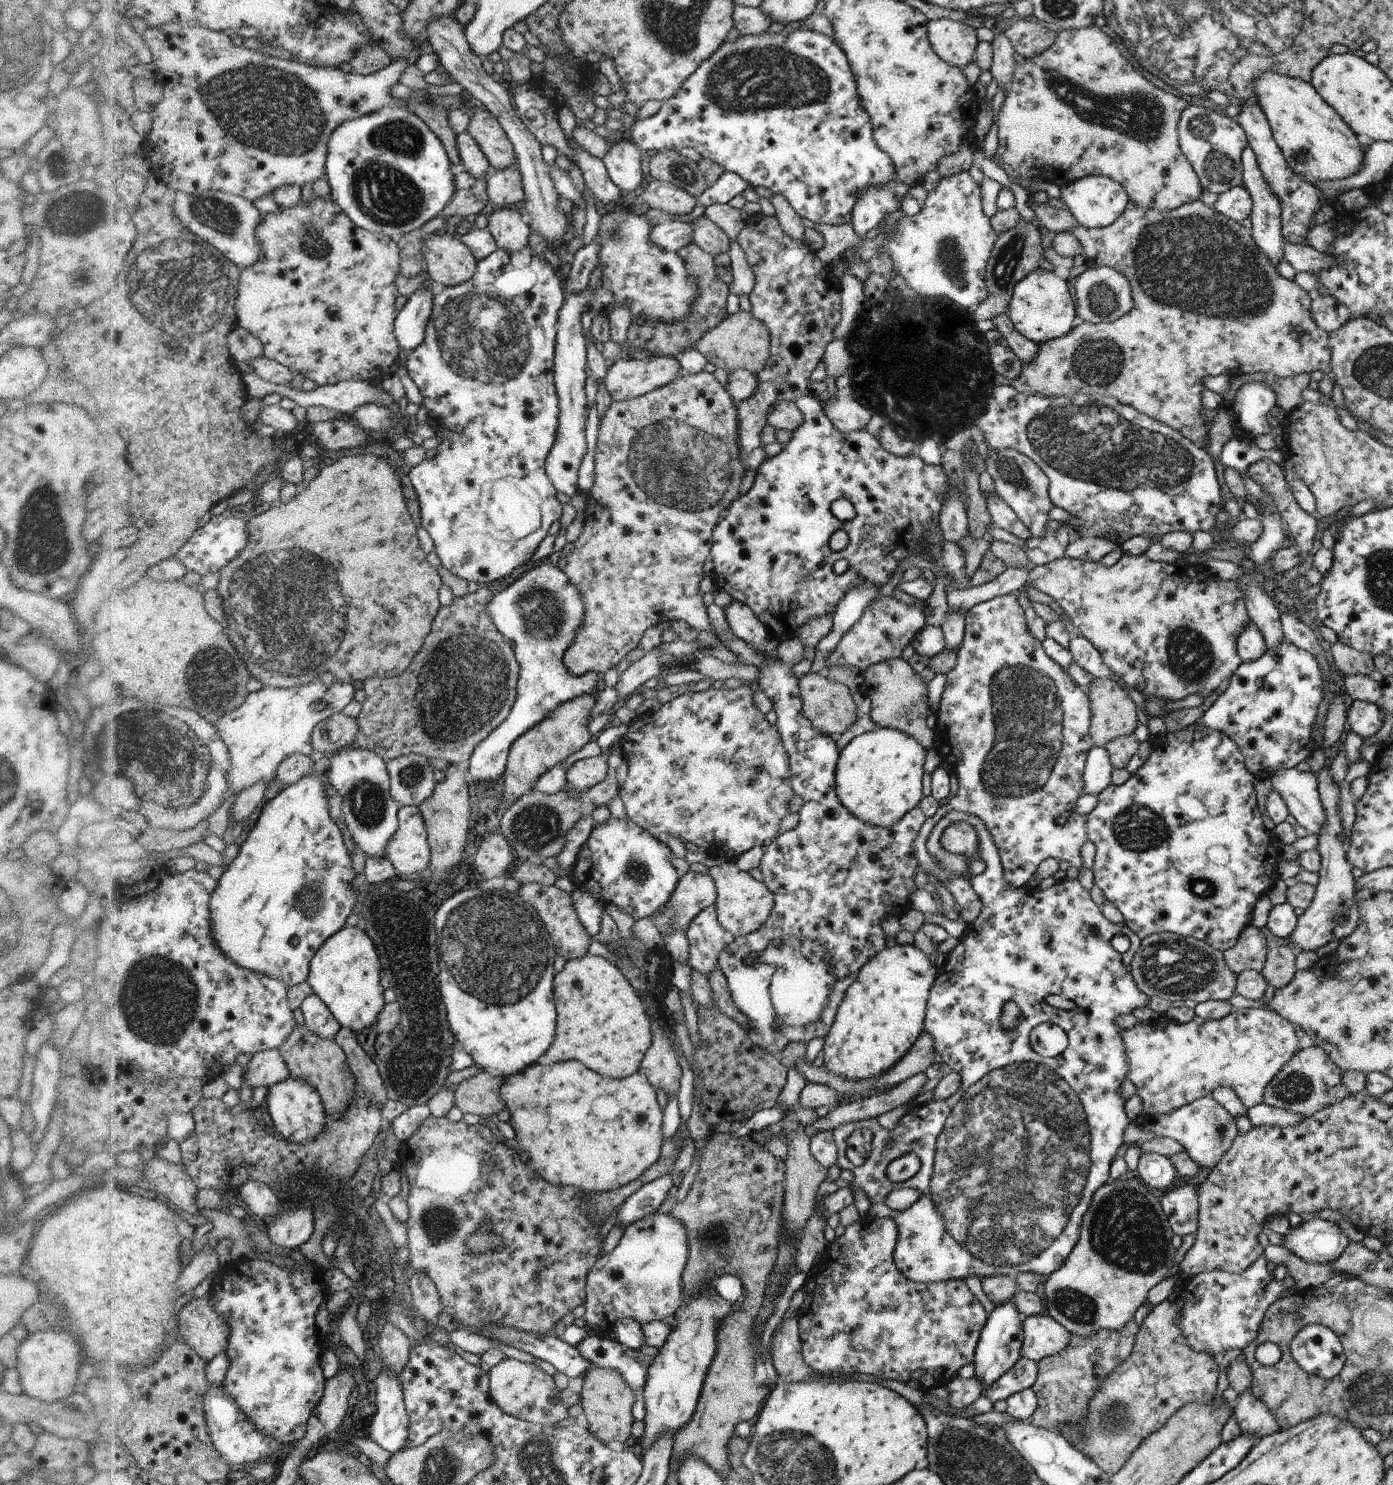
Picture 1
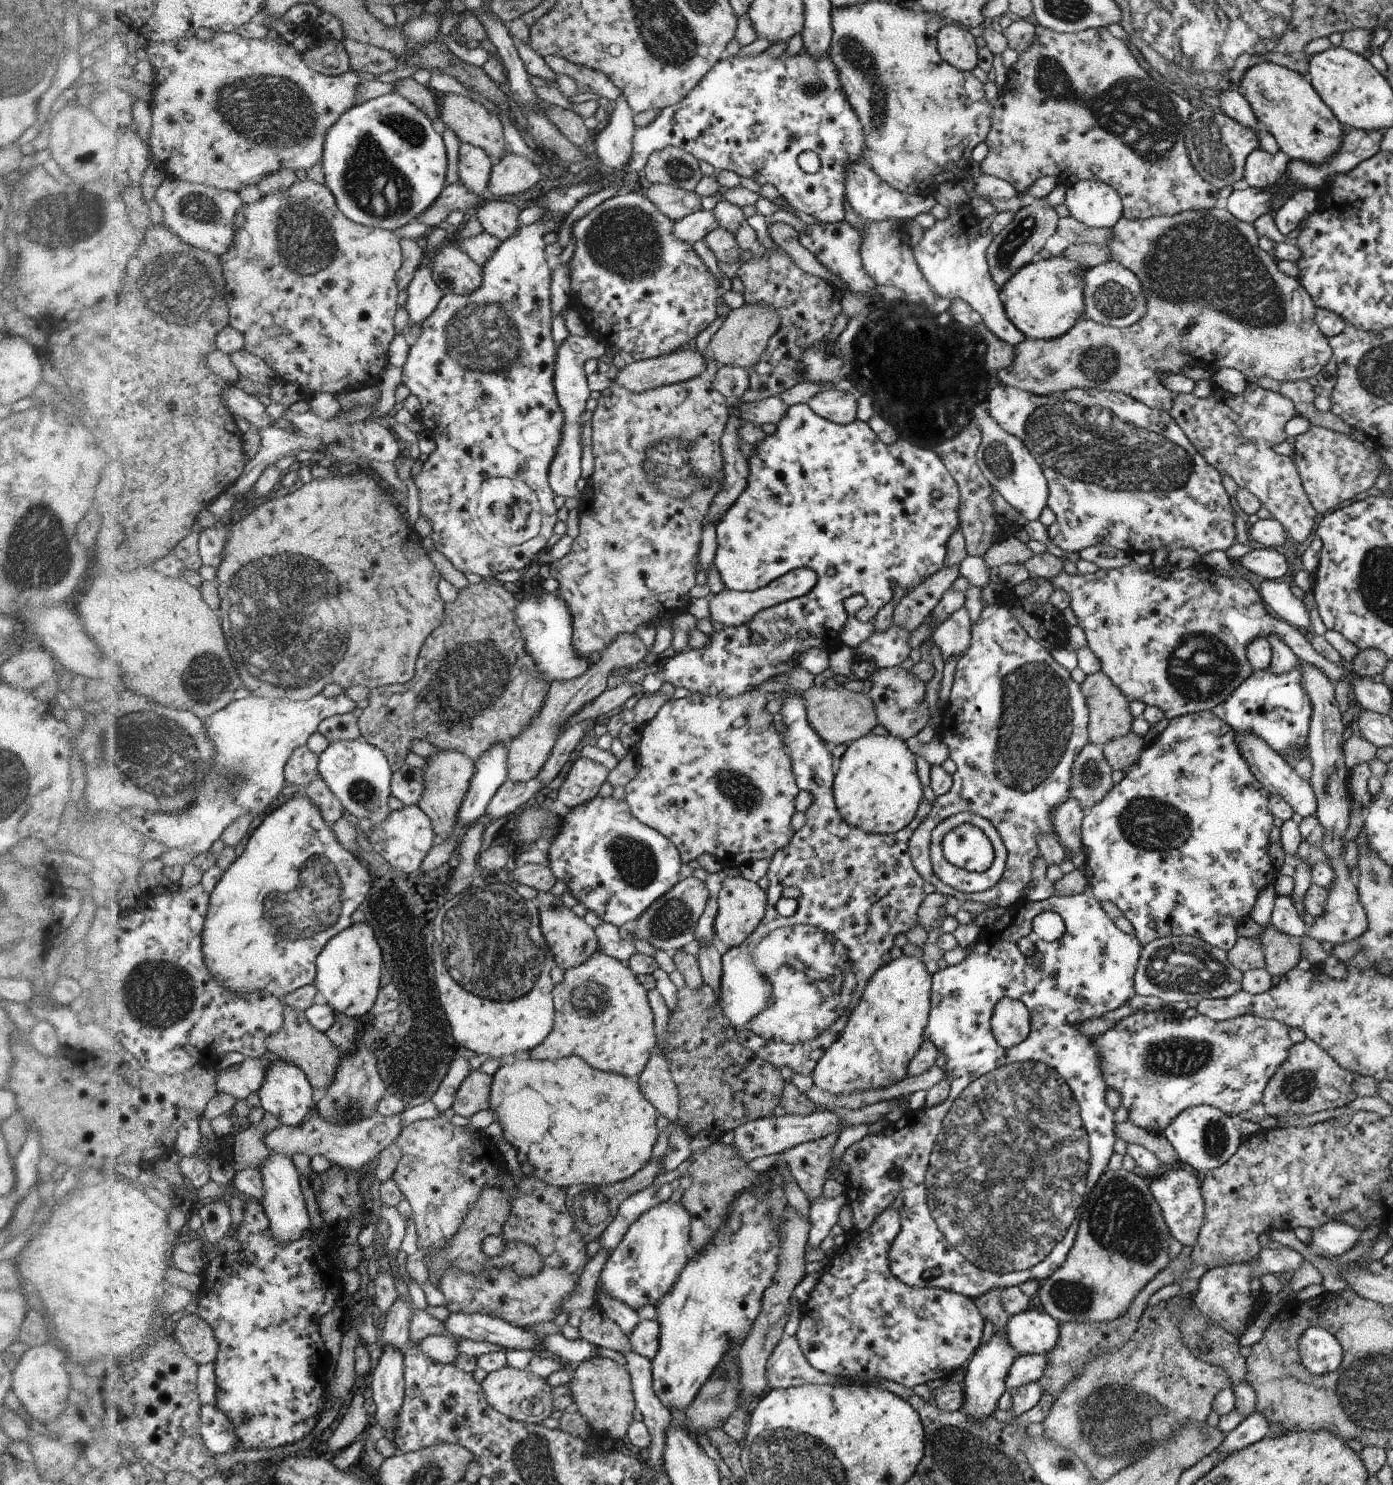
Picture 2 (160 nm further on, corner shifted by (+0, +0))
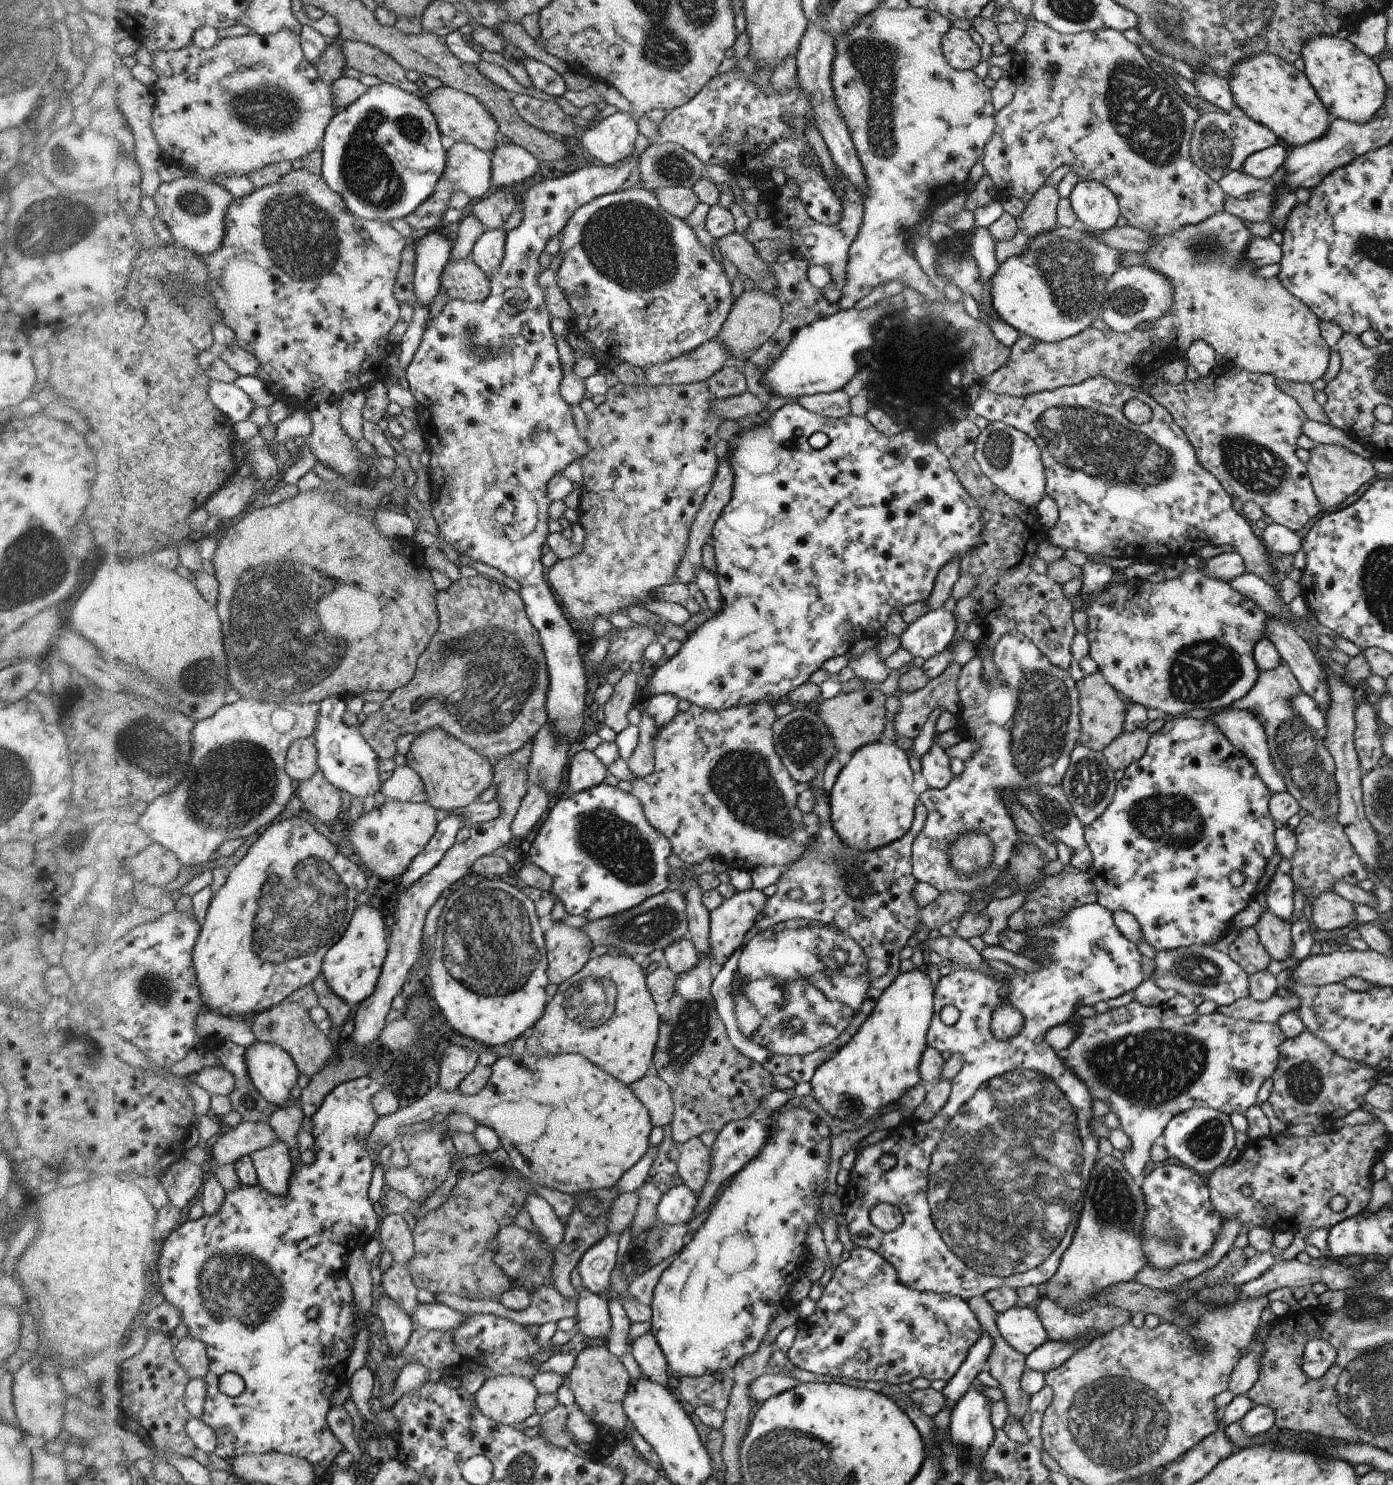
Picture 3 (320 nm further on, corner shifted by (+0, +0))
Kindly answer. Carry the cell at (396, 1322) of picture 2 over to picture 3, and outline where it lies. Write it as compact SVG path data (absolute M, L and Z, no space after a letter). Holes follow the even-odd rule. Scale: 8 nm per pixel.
M392 1261L389 1268L381 1274L381 1284L388 1293L410 1316L419 1303L417 1292L419 1289L412 1280L406 1265Z

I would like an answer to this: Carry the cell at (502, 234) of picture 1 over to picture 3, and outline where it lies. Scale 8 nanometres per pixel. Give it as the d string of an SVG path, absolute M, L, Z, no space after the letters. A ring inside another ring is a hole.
M502 187L490 196L482 197L469 210L483 224L485 230L491 231L504 228L505 220L514 212L514 206L516 200L512 192Z

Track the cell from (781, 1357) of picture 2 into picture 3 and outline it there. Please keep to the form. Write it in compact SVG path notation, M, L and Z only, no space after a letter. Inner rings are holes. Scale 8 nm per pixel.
M768 1371L749 1384L748 1394L755 1404L759 1405L789 1388L794 1388L798 1383L797 1379L788 1373Z

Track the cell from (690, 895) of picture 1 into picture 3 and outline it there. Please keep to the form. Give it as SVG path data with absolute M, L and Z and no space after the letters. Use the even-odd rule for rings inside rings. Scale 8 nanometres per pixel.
M678 889L666 891L655 894L634 908L617 915L589 920L580 929L588 934L594 946L614 946L619 954L642 959L654 950L664 950L670 943L688 936L686 905L683 892Z

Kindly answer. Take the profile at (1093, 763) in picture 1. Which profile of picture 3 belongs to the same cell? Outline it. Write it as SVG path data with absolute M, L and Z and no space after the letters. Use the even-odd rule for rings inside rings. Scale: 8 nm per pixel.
M1078 744L1072 752L1069 770L1061 780L1062 788L1072 805L1074 814L1086 828L1094 822L1112 802L1117 780L1102 751L1095 751Z

